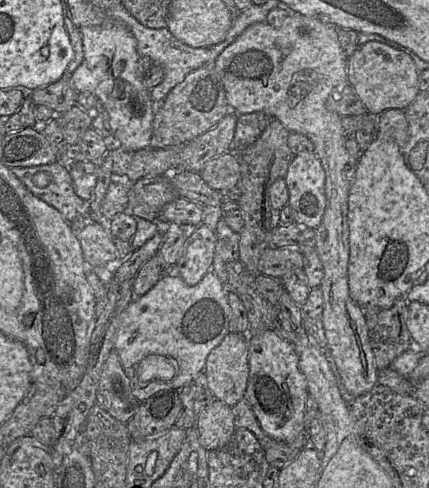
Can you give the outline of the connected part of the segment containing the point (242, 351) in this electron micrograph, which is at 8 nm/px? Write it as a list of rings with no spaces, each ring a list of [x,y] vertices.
[[[228,332],[208,354],[204,373],[216,399],[230,407],[240,401],[249,377],[248,336]]]

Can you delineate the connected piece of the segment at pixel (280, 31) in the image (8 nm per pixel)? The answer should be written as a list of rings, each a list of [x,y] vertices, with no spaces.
[[[289,11],[280,27],[273,27],[266,21],[248,27],[216,58],[214,69],[222,80],[230,110],[238,115],[264,112],[278,119],[289,132],[297,132],[310,139],[314,152],[325,173],[326,207],[320,225],[315,229],[315,248],[323,266],[320,289],[323,297],[322,324],[342,382],[352,397],[369,392],[378,384],[378,369],[374,362],[369,343],[364,310],[350,297],[347,267],[349,260],[349,230],[347,221],[348,195],[355,178],[358,158],[351,156],[345,148],[345,133],[342,117],[327,109],[326,101],[339,84],[347,84],[348,57],[343,51],[337,27],[322,19]]]

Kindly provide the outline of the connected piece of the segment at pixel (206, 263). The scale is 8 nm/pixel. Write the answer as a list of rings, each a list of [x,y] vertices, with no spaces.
[[[204,223],[196,226],[186,238],[177,267],[187,285],[196,285],[212,269],[215,244],[216,233]]]

